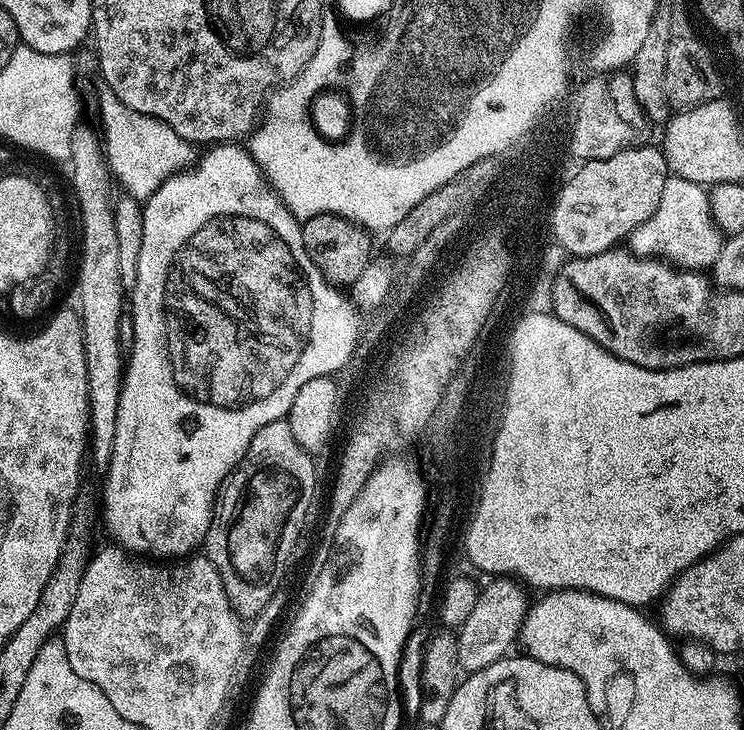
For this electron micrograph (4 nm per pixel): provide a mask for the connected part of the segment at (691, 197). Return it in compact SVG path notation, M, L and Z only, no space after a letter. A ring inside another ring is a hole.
M669 175L659 206L632 231L626 244L641 258L663 258L680 270L708 270L718 258L722 234L708 209L708 192L703 183Z

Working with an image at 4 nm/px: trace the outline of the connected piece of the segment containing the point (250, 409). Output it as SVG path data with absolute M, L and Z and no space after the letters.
M225 142L209 147L204 158L199 159L198 165L195 168L189 169L187 172L177 173L163 184L153 196L147 197L143 201L142 207L144 210L144 221L142 222L142 254L138 254L138 278L136 285L130 289L130 316L132 312L132 353L129 351L126 356L126 367L124 369L124 383L120 386L120 397L118 398L118 424L114 426L114 450L112 457L109 458L106 465L108 477L104 480L104 488L102 484L102 524L108 527L108 532L113 536L115 543L119 547L127 550L132 554L139 554L144 558L159 558L161 561L168 562L173 558L184 558L189 554L195 553L197 549L203 545L204 540L208 537L208 531L212 525L214 509L218 499L218 489L228 479L231 472L236 469L236 465L240 463L240 459L246 454L246 450L250 446L250 438L254 438L254 434L258 434L258 430L262 430L262 426L266 426L266 422L274 422L275 420L283 420L288 415L290 406L294 402L294 394L298 394L298 390L302 390L302 386L306 386L306 382L310 382L310 378L322 378L323 376L332 376L336 374L339 368L347 366L348 362L353 359L353 352L356 350L358 337L362 332L362 322L359 317L356 317L353 306L349 297L337 287L329 284L324 279L322 273L318 270L318 266L312 260L312 253L306 250L304 245L304 230L301 221L289 212L287 206L281 202L279 195L270 187L265 175L257 167L255 161L247 149L239 148L241 145L236 142Z

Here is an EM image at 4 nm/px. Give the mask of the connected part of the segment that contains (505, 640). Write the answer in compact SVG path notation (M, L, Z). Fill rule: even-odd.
M492 578L488 585L484 584L480 589L477 605L471 611L470 616L463 625L458 628L460 649L458 658L461 669L465 673L477 672L486 666L490 666L495 660L509 655L508 648L517 643L520 628L524 624L524 615L529 610L530 599L523 583L512 578Z

